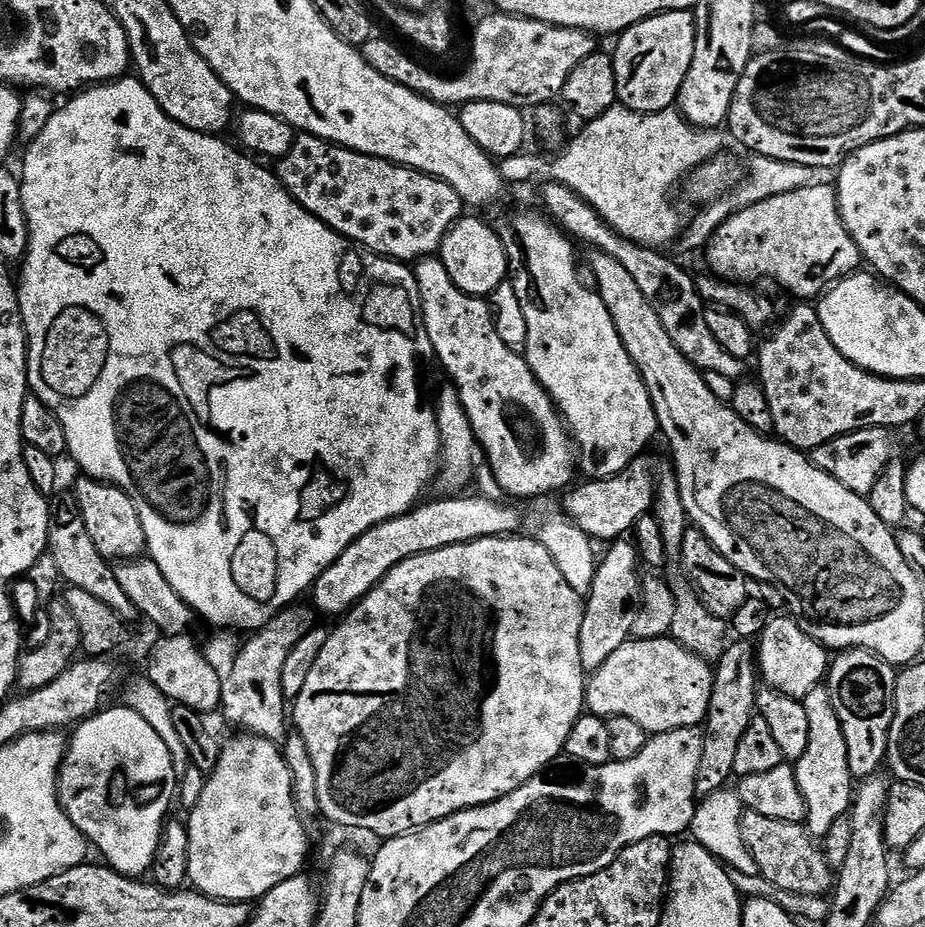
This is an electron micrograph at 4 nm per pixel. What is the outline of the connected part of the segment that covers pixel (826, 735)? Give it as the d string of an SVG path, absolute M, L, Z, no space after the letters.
M827 687L810 690L802 703L810 722L810 743L806 745L806 754L795 761L796 781L806 802L804 820L808 833L822 838L830 834L830 826L834 826L838 818L848 815L854 795L854 778L850 774L850 758L846 758L846 738L838 714L834 714L834 702L830 702Z

